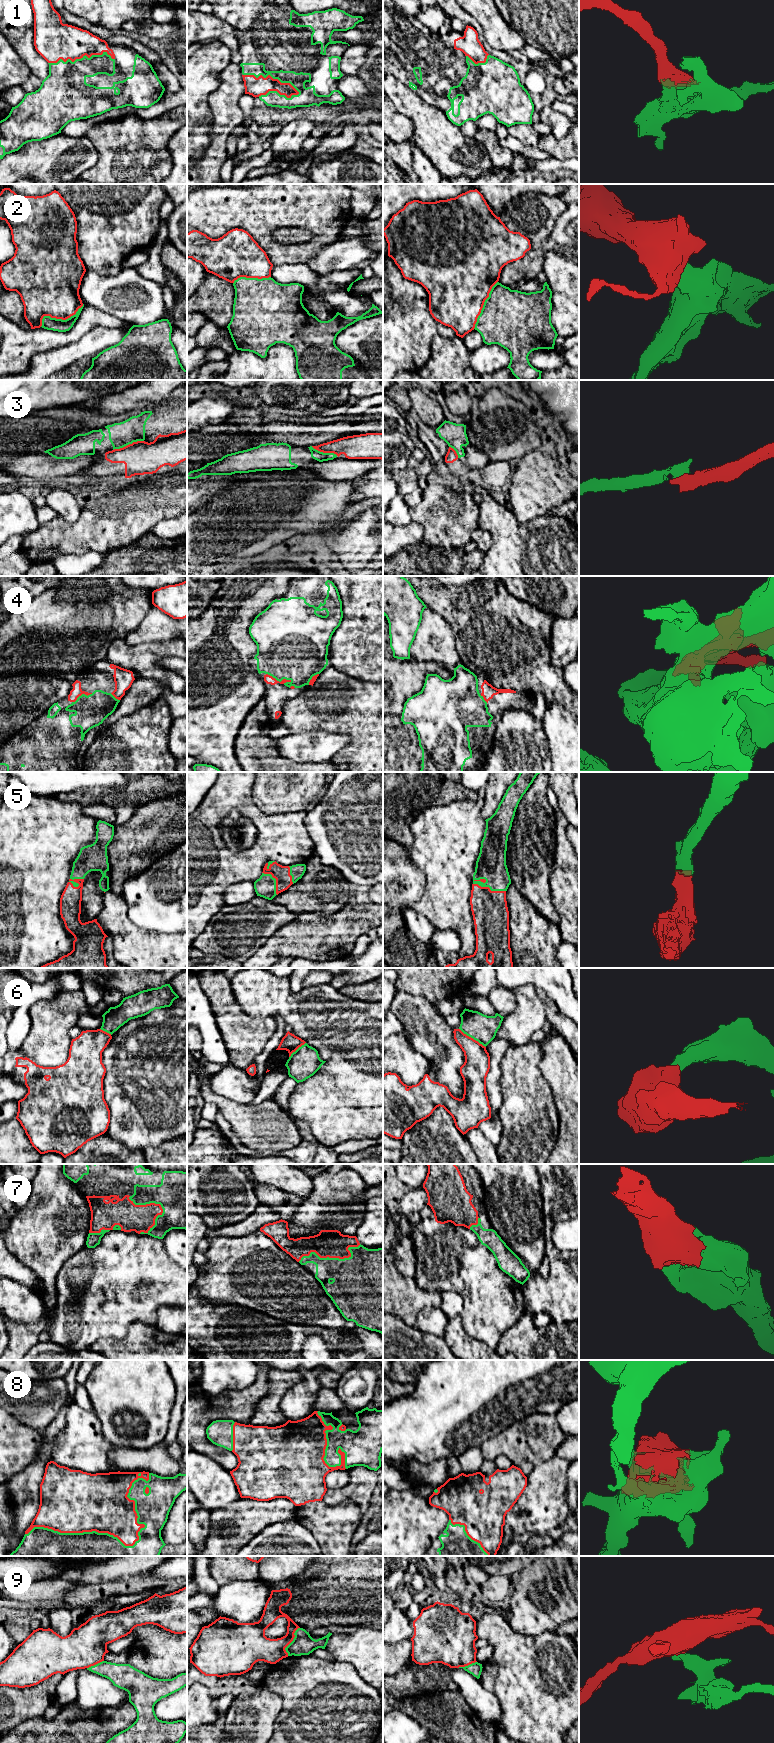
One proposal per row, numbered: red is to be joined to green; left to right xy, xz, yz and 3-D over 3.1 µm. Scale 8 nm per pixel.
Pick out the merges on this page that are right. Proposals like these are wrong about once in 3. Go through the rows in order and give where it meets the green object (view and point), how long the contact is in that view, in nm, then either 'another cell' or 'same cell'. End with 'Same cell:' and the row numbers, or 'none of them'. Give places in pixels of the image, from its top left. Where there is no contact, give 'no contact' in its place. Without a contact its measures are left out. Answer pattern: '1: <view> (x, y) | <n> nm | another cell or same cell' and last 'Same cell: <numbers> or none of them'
1: xz (271, 76) | 480 nm | same cell
2: xy (59, 319) | 400 nm | another cell
3: xy (128, 444) | 260 nm | another cell
4: xz (279, 681) | 220 nm | same cell
5: yz (489, 887) | 280 nm | same cell
6: yz (472, 1037) | 260 nm | another cell
7: xy (159, 1203) | 340 nm | same cell
8: xy (124, 1545) | 1100 nm | same cell
9: xz (292, 1641) | 260 nm | another cell
Same cell: 1, 4, 5, 7, 8

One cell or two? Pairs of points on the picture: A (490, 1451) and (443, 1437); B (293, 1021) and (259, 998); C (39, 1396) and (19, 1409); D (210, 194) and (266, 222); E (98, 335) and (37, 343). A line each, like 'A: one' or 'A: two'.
A: two
B: one
C: one
D: one
E: two

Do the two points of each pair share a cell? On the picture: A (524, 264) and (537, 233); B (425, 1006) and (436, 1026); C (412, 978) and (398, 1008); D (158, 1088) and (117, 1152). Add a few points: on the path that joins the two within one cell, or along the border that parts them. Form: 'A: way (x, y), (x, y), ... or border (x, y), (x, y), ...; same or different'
A: way (532, 256), (536, 252), (536, 241); same
B: way (426, 1011), (432, 1021); same
C: border (397, 989), (421, 995), (425, 998); different
D: border (106, 1131), (129, 1150), (142, 1150); different

